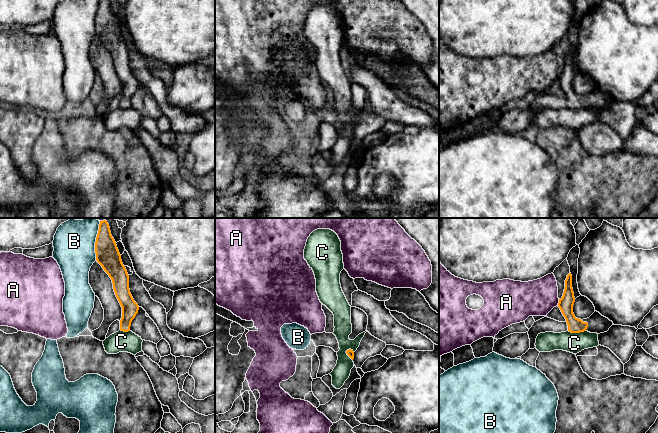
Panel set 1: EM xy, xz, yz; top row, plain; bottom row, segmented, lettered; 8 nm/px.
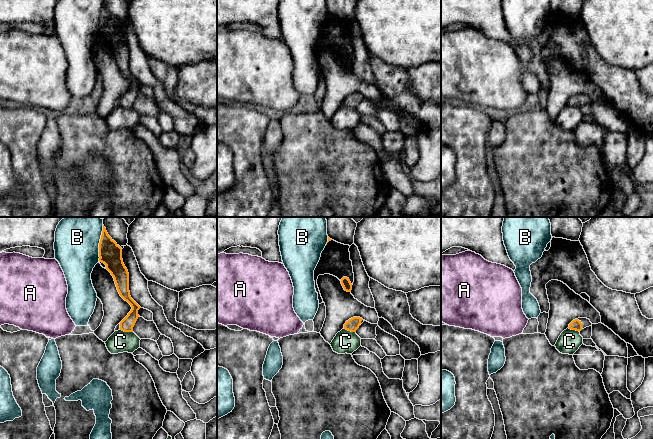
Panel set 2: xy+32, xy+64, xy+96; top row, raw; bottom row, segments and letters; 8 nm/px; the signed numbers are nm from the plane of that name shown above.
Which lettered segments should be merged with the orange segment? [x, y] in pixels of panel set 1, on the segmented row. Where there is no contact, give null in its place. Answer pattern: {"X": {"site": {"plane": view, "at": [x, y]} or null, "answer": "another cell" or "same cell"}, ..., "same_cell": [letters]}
{"A": {"site": {"plane": "yz", "at": [559, 302]}, "answer": "another cell"}, "B": {"site": {"plane": "xy", "at": [96, 240]}, "answer": "another cell"}, "C": {"site": {"plane": "yz", "at": [577, 332]}, "answer": "another cell"}, "same_cell": []}

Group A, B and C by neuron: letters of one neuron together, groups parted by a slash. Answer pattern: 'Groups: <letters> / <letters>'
Groups: A / B / C

